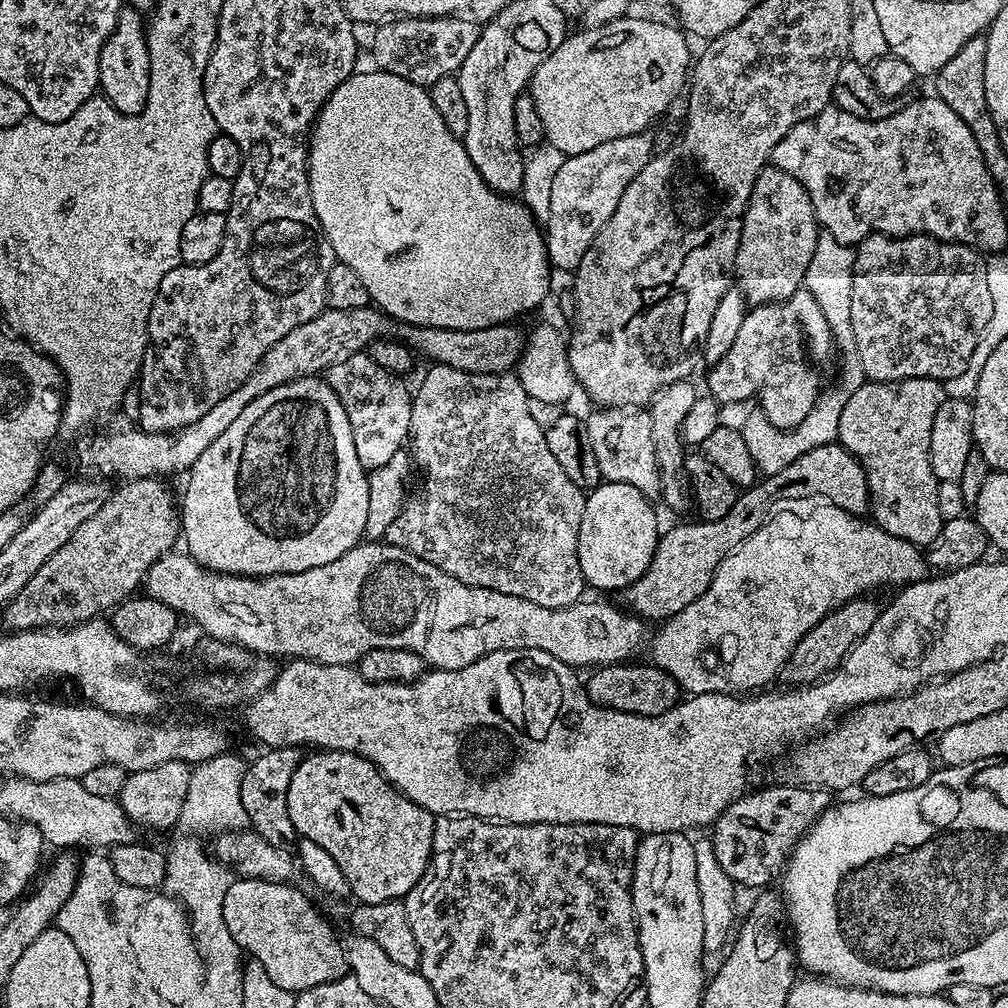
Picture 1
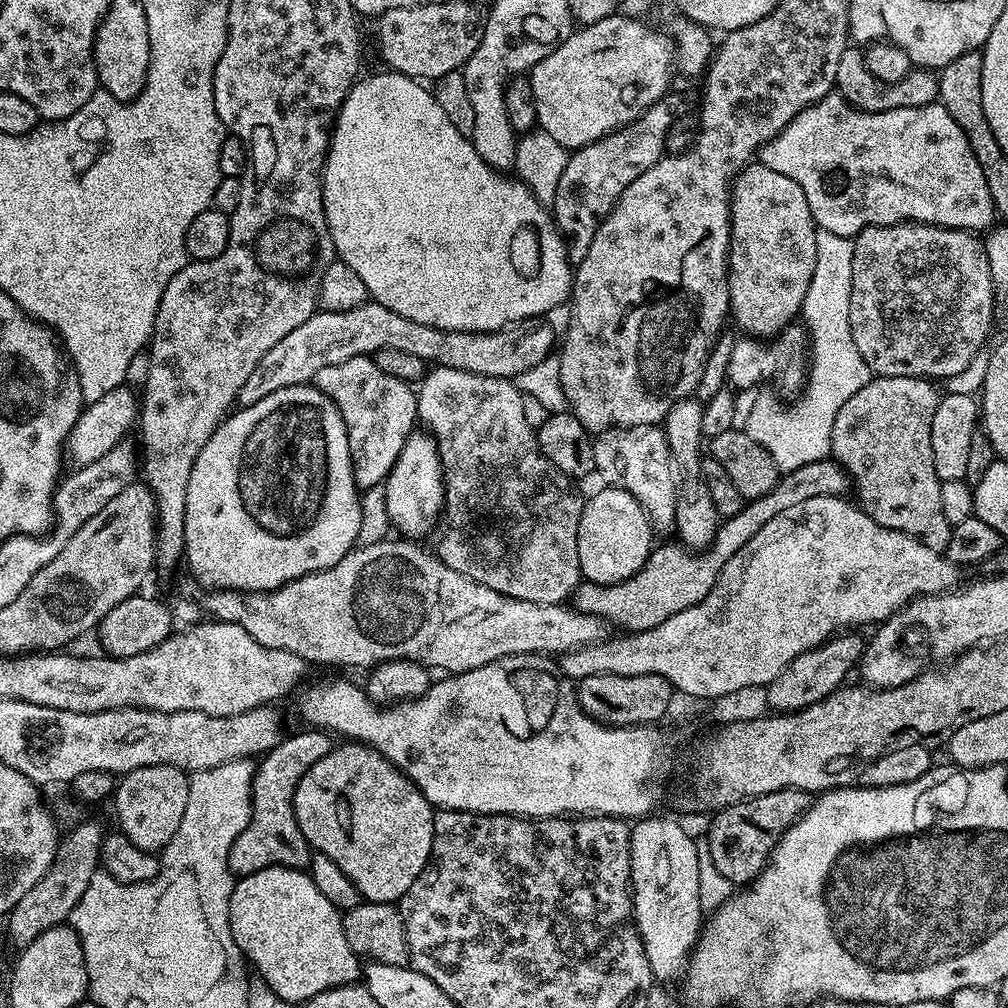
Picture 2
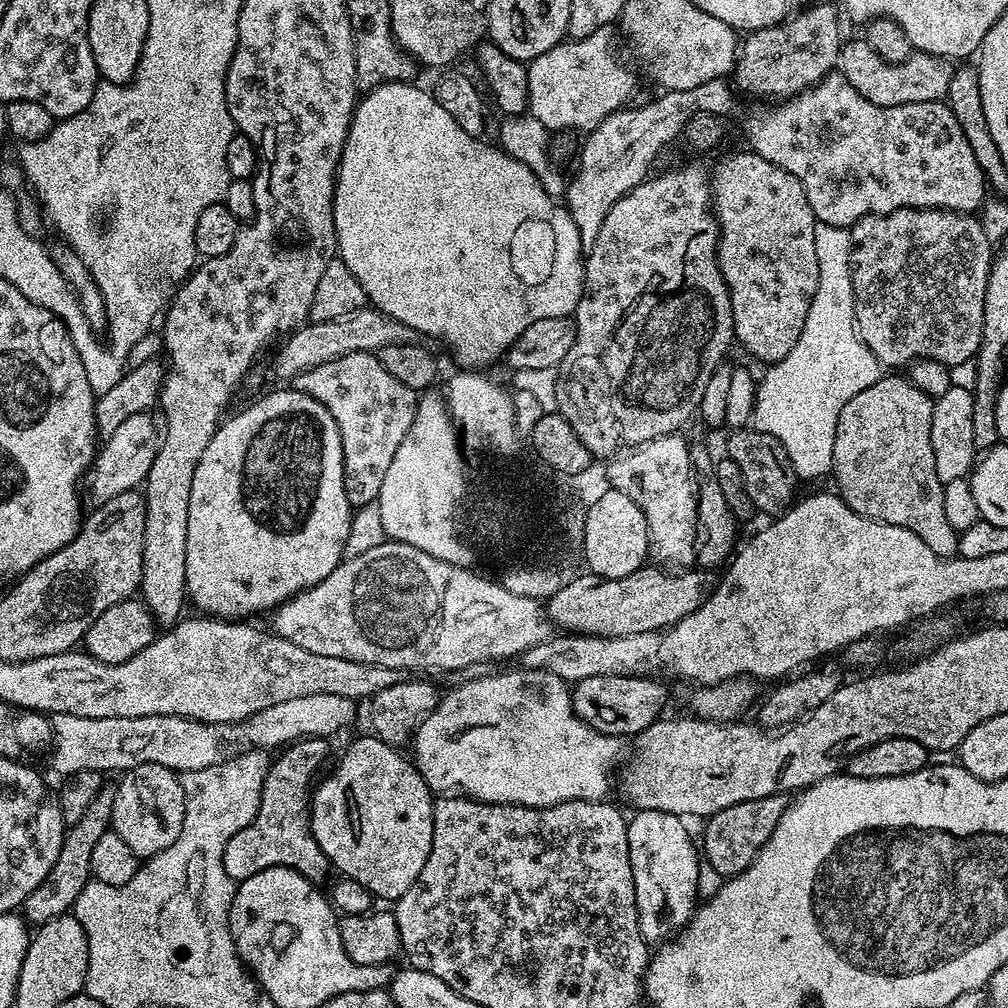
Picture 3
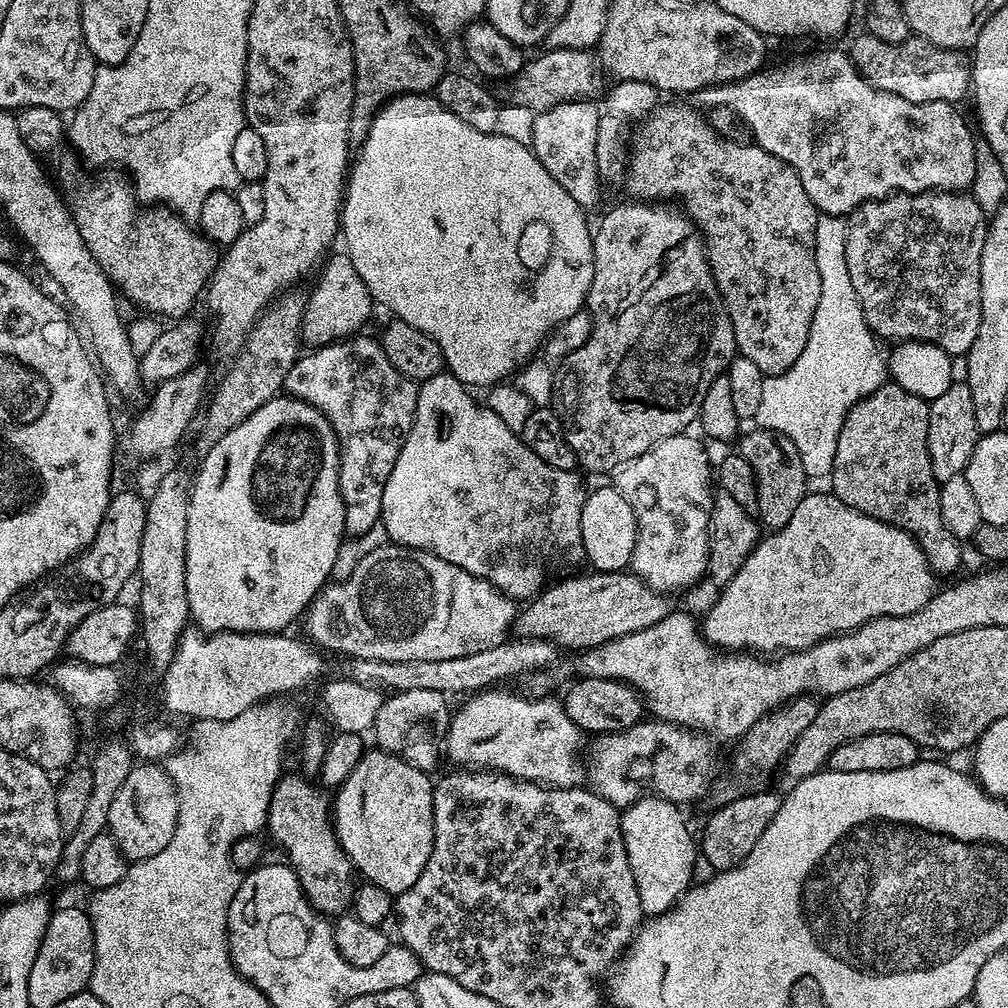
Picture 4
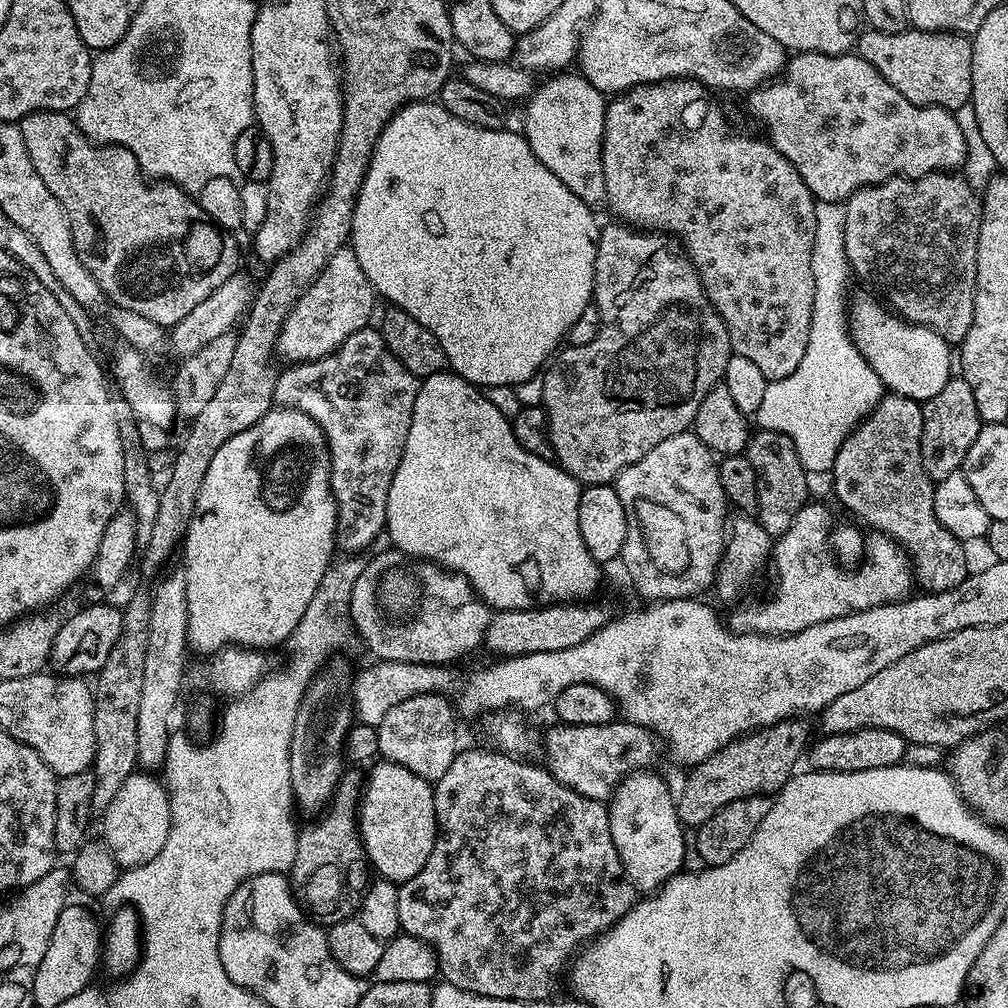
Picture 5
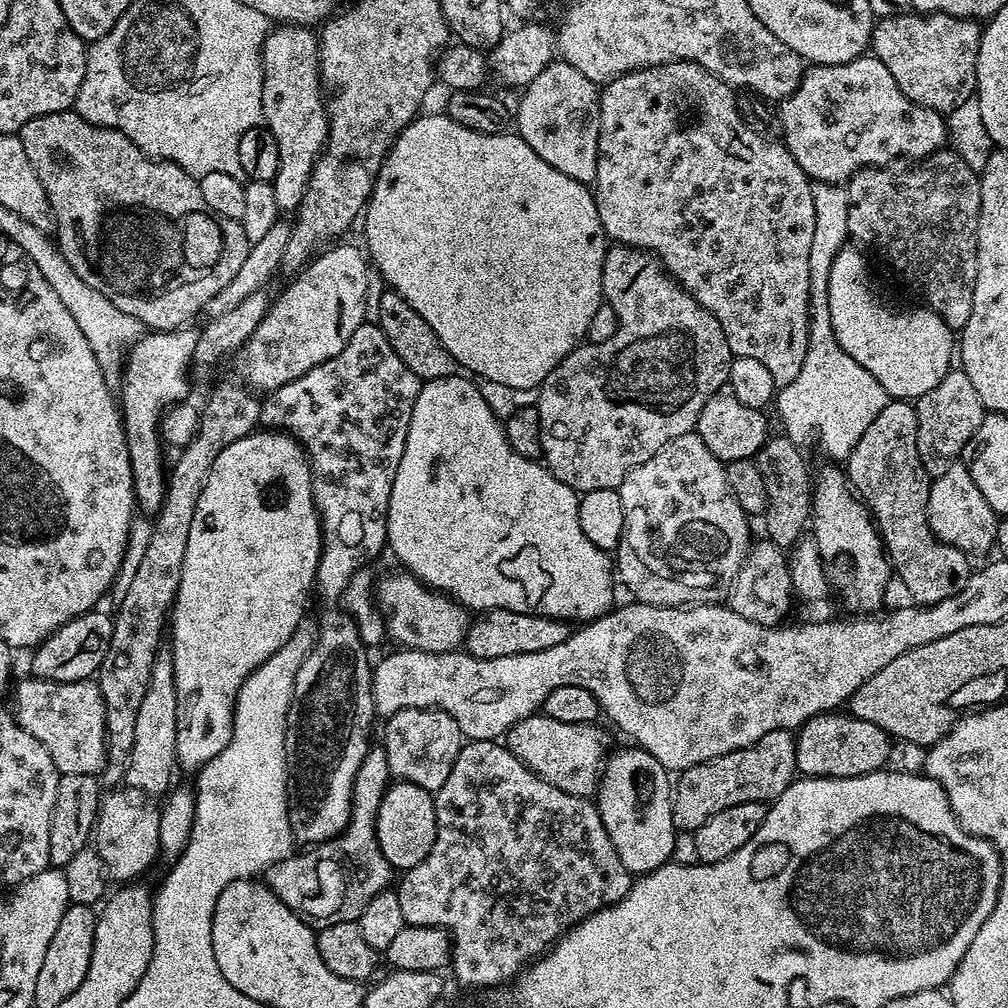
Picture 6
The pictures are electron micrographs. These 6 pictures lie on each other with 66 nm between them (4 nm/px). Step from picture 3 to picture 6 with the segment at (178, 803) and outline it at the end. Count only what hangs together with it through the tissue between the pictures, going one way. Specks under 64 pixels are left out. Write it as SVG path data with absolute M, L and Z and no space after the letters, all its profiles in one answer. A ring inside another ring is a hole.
M127 786L103 797L100 801L100 813L96 815L94 829L94 847L102 862L108 867L109 877L116 882L132 882L155 862L161 855L158 824L160 808L149 797L136 788Z

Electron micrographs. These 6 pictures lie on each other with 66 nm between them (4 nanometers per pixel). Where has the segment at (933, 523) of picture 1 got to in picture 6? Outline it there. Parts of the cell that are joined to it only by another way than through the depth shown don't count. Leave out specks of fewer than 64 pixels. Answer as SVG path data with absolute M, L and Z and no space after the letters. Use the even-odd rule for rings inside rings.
M889 399L888 405L866 426L866 434L858 438L858 446L848 455L846 461L846 475L848 483L852 485L852 491L860 497L872 513L872 518L884 542L886 555L894 565L894 572L900 575L904 588L913 605L937 604L946 602L954 594L966 586L974 571L973 565L968 565L969 553L958 550L946 542L942 542L930 530L928 521L928 499L932 489L932 480L926 474L922 458L918 454L916 439L918 438L918 418L916 409L907 400Z

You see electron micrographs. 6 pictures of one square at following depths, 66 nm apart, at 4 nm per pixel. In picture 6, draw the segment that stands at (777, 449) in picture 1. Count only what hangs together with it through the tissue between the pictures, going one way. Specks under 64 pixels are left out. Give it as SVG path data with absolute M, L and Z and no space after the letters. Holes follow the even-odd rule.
M813 183L812 193L814 194L814 238L810 242L810 290L808 291L808 349L806 350L806 362L802 362L802 370L794 382L783 385L775 393L774 409L780 415L780 424L783 435L788 436L795 444L807 445L807 440L816 440L820 448L829 456L829 461L844 462L848 455L858 446L858 438L866 434L866 426L882 414L882 410L888 405L890 399L886 390L842 346L838 346L838 338L832 329L830 322L830 306L828 305L828 283L831 280L831 267L835 264L835 258L840 251L849 243L848 235L848 189L839 184L818 184Z

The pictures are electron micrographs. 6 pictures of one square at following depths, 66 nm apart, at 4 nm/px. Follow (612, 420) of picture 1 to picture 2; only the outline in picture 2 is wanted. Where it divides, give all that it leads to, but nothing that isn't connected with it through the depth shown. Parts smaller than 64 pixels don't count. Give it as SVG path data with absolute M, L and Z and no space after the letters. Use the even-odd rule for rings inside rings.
M628 426L623 431L609 430L599 433L594 440L594 462L595 475L601 476L605 485L626 489L644 508L657 533L675 525L678 476L668 451L668 439L659 427Z

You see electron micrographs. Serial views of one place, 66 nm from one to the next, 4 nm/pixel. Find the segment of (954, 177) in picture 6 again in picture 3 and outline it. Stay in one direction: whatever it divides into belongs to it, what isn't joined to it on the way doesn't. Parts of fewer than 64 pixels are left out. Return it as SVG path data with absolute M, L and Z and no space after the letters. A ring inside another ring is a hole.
M899 208L893 212L886 213L885 216L863 216L857 224L852 225L852 253L850 254L850 262L852 263L852 285L854 286L854 298L856 299L856 330L860 334L860 343L865 344L874 354L874 358L878 358L878 362L888 370L900 370L900 367L911 365L918 360L937 360L939 364L951 366L958 363L964 363L967 360L973 359L976 352L980 349L982 342L982 330L984 329L984 307L986 306L986 286L990 278L990 270L994 259L994 245L991 244L980 224L979 219L975 215L966 212L951 212L945 208Z

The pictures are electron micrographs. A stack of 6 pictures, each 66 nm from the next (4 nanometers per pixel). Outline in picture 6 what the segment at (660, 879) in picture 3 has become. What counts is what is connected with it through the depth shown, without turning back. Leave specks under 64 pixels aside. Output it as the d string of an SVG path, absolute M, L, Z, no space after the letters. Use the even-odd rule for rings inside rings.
M627 746L620 748L609 755L604 771L600 774L600 786L594 793L594 803L602 818L602 826L606 826L606 834L610 834L610 842L618 850L622 858L622 866L633 874L647 874L658 870L663 864L669 863L674 854L674 838L678 829L674 826L674 814L672 813L672 789L673 781L670 779L669 769L658 762L639 746Z

